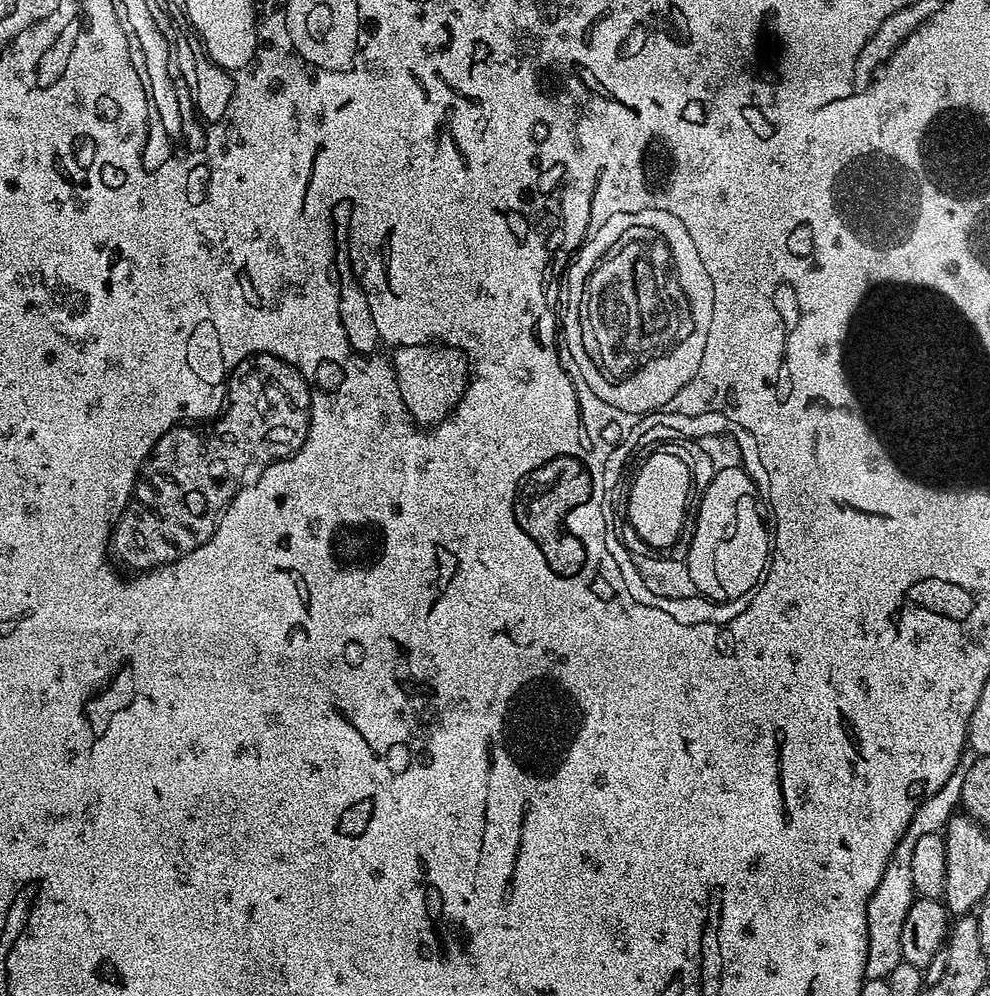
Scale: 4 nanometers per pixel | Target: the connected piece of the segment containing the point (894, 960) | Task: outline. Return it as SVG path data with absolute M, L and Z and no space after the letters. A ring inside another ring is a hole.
M971 755L961 756L960 764L954 770L954 774L950 774L950 778L946 778L946 786L942 786L942 790L938 790L938 794L930 794L930 798L926 798L918 806L906 834L900 839L896 853L888 862L888 870L882 874L882 882L878 882L878 890L874 890L874 894L870 898L868 903L868 949L866 950L866 970L864 971L865 977L869 980L887 980L890 970L894 970L894 966L902 963L902 925L906 922L906 914L909 912L910 906L918 898L916 892L912 890L914 880L910 878L910 854L914 854L914 842L918 842L918 838L922 838L922 834L947 829L948 819L960 808L962 782L966 778L966 770L970 770L972 761Z

